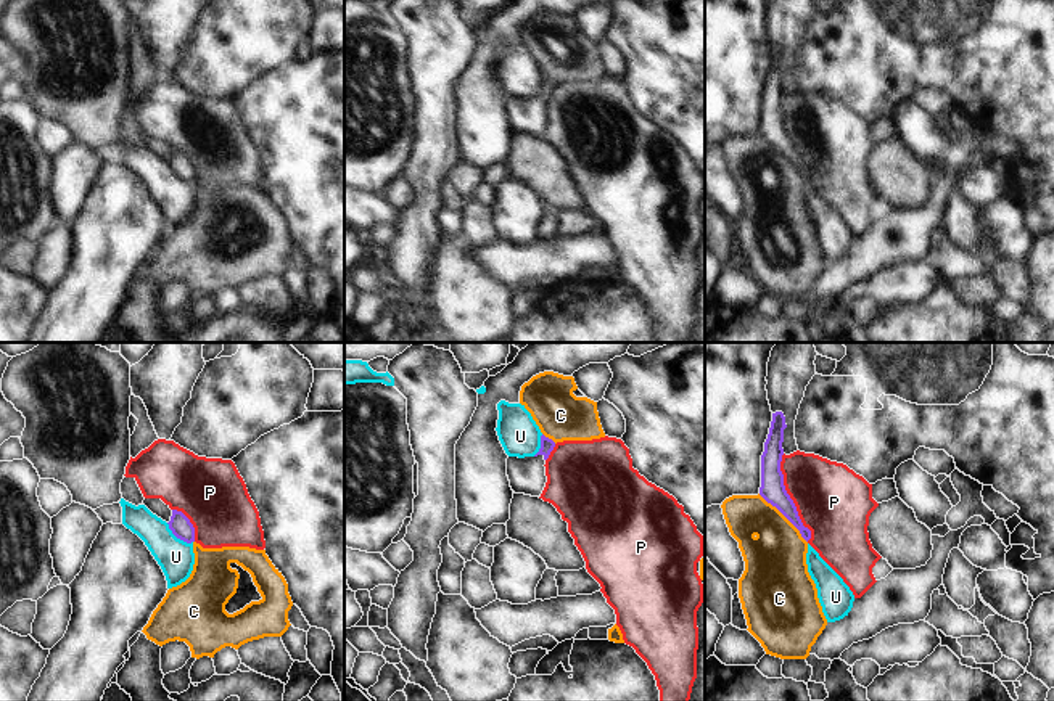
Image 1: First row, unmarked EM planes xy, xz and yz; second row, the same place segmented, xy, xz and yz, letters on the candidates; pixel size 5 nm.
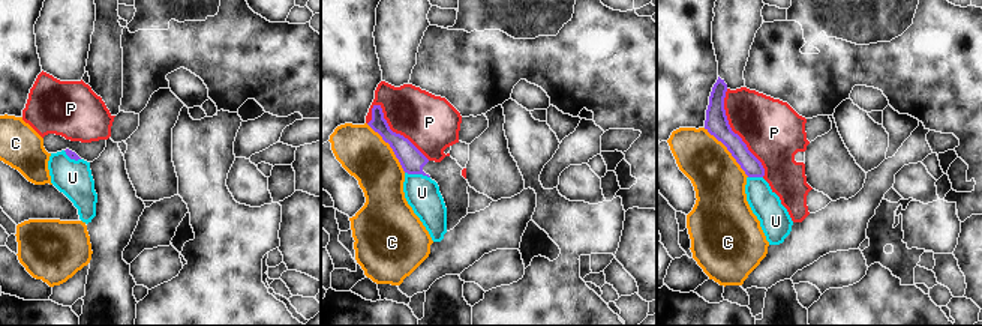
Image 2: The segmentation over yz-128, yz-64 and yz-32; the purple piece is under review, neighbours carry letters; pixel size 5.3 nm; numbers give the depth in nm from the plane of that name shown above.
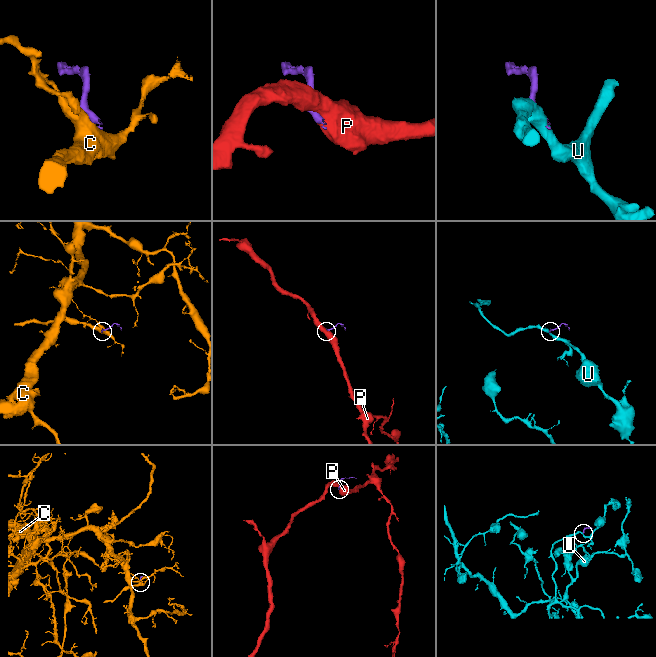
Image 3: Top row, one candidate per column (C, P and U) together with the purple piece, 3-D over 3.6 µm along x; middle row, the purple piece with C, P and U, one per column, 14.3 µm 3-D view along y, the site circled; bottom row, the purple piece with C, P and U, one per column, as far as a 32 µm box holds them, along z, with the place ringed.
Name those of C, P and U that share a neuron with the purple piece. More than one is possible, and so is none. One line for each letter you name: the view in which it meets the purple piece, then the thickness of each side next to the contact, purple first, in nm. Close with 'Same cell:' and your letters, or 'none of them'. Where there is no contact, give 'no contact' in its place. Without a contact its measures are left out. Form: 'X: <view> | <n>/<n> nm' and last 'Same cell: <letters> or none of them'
Same cell: none of them

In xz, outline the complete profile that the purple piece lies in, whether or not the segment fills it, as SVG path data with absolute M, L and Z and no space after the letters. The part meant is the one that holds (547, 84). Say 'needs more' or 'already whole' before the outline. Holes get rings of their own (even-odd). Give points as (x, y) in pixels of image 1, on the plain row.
needs more; M542 74L541 88L534 96L507 98L507 116L515 133L541 137L547 122L544 105L554 87L555 82Z

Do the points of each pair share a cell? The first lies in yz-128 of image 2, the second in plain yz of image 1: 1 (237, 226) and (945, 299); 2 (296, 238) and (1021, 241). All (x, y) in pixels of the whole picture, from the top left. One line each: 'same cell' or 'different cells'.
1: same cell
2: different cells

